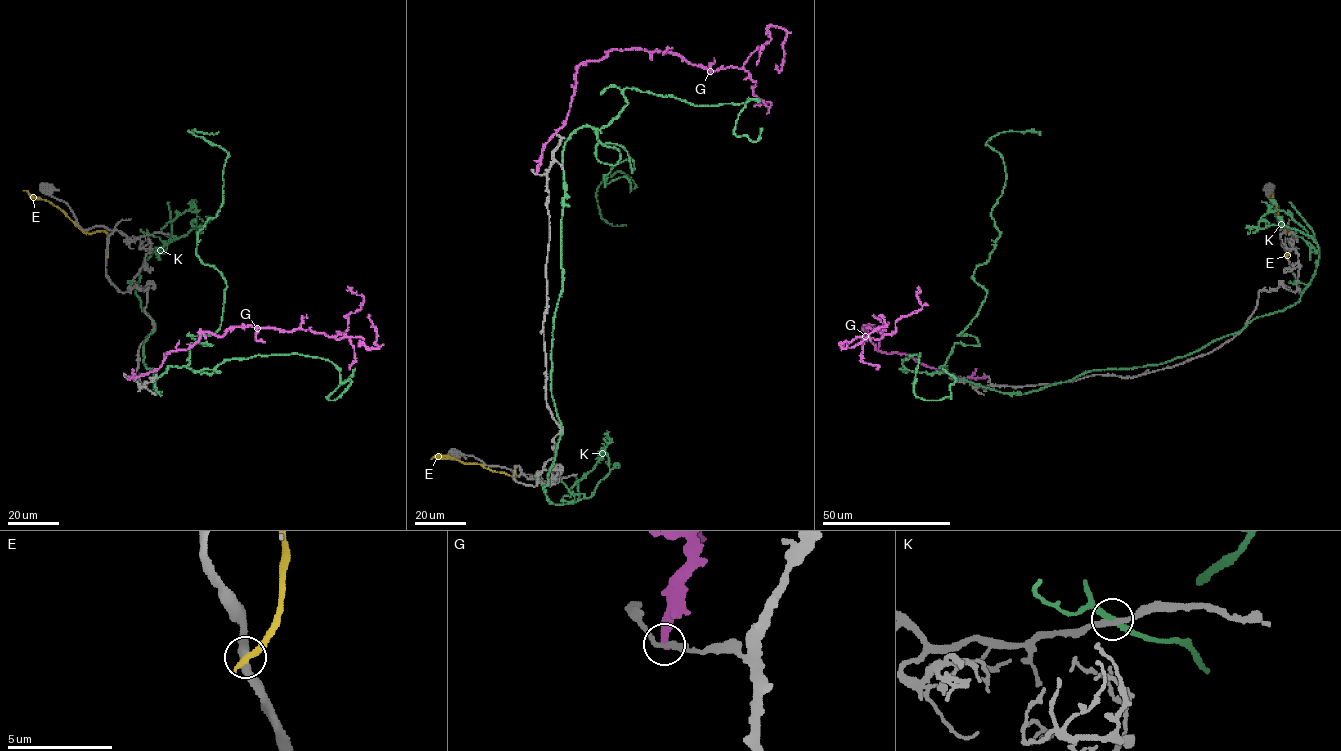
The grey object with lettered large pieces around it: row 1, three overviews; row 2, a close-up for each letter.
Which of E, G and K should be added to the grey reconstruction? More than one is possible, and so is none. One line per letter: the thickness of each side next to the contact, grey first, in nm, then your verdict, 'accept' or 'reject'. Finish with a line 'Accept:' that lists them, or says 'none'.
E: 440/380 nm | reject
G: 280/360 nm | reject
K: 260/240 nm | reject
Accept: none

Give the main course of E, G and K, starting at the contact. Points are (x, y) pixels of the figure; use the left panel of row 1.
E: (107, 256), (105, 232), (82, 231), (59, 209), (23, 190)
G: (128, 376), (158, 368), (202, 333), (235, 326), (309, 329), (378, 348), (367, 315)
K: (150, 234), (155, 394), (220, 326), (196, 251), (228, 155), (189, 131), (219, 131)

